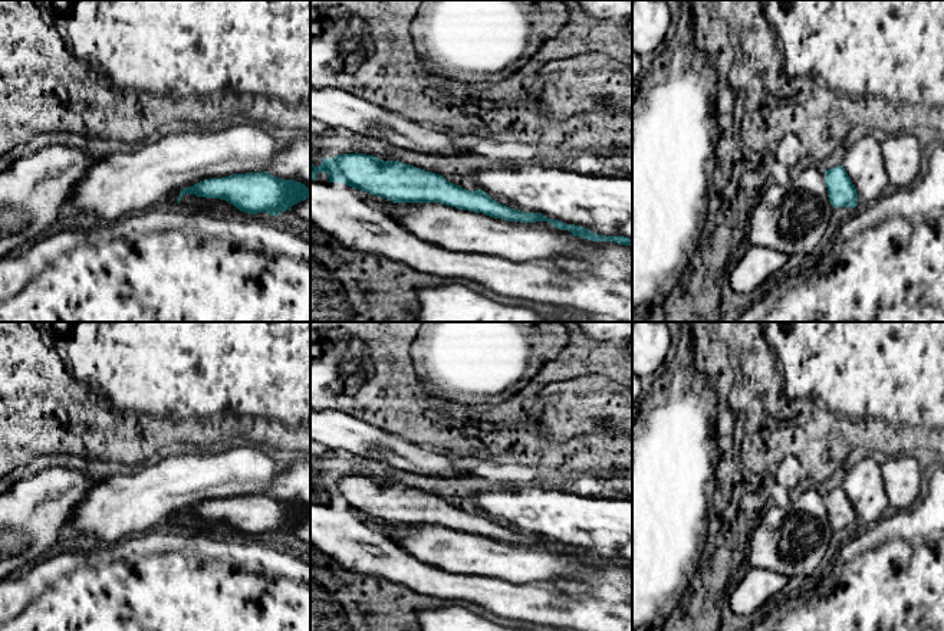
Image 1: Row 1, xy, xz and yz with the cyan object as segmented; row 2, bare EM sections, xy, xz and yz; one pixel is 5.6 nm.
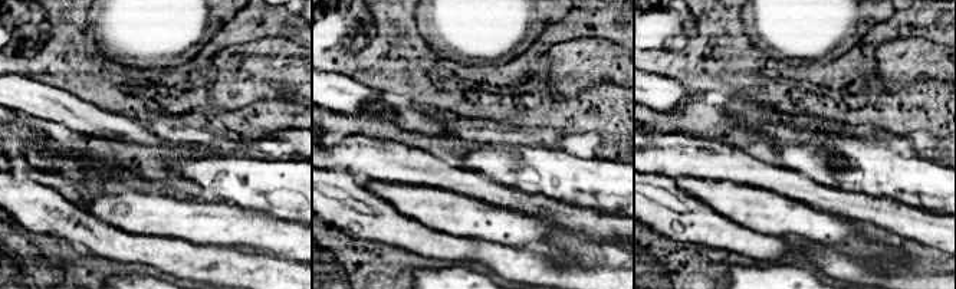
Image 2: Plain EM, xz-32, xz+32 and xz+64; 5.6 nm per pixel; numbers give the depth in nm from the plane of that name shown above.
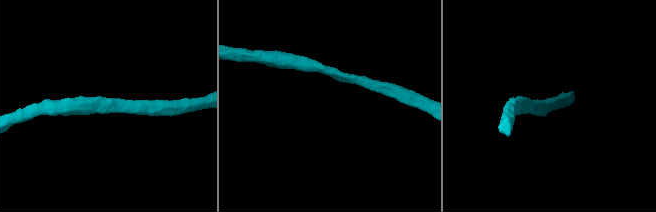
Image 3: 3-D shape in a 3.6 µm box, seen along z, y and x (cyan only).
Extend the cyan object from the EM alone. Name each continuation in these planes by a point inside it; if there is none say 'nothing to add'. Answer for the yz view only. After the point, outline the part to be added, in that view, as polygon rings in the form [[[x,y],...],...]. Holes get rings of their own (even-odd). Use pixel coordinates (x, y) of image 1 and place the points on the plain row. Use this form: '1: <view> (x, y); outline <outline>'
nothing to add

